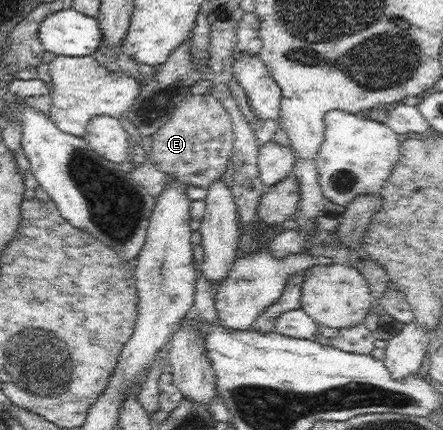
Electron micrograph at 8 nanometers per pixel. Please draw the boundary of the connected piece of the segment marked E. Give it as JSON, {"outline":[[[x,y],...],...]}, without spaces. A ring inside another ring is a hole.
{"outline":[[[212,94],[190,95],[175,106],[170,120],[152,135],[152,158],[156,169],[183,180],[188,185],[208,188],[214,180],[222,178],[233,154],[235,134],[233,122]]]}

